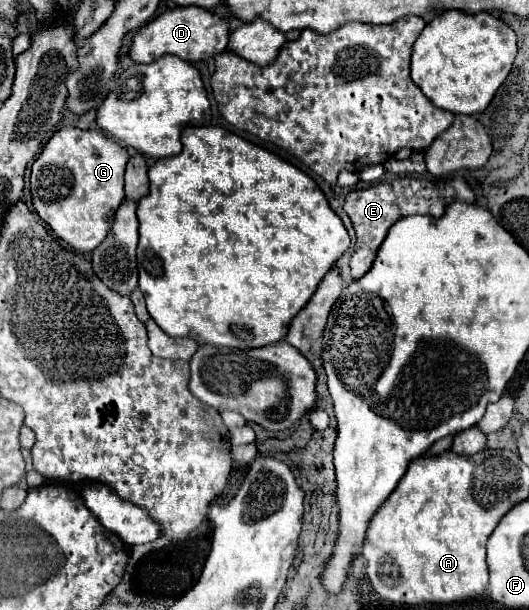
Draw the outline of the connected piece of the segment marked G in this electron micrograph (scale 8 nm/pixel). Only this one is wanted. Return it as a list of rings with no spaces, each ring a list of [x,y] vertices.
[[[62,126],[32,166],[32,202],[38,216],[74,252],[92,252],[108,234],[114,212],[124,202],[128,150],[104,132]]]

